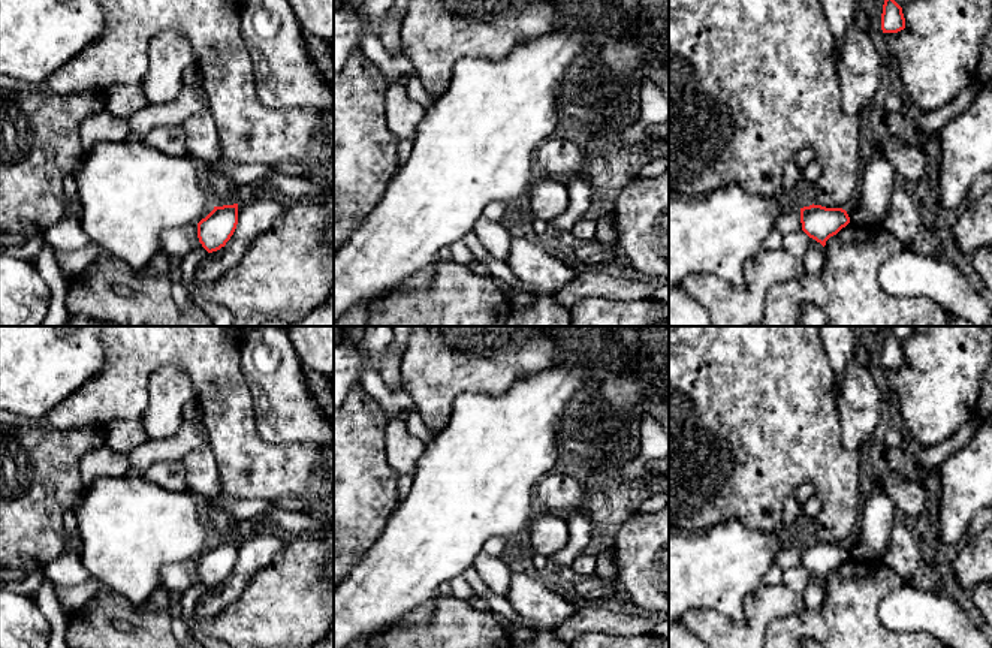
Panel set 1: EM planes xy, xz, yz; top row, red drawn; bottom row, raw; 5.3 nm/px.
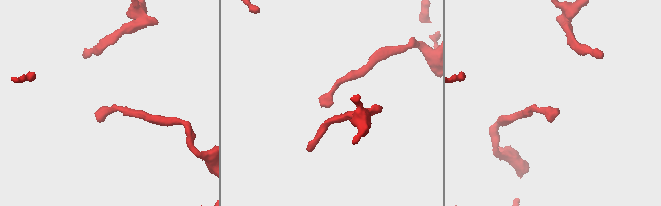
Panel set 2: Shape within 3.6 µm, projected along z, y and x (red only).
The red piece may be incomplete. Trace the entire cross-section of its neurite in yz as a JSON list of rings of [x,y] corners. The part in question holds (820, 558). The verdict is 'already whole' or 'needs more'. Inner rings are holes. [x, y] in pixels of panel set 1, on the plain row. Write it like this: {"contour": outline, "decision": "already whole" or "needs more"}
{"contour": [[[812,539],[800,543],[800,558],[802,566],[824,582],[830,572],[850,558],[850,552],[842,543],[826,543]]], "decision": "already whole"}

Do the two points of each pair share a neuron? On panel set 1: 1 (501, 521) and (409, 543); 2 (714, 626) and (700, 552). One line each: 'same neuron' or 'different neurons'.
1: same neuron
2: different neurons

